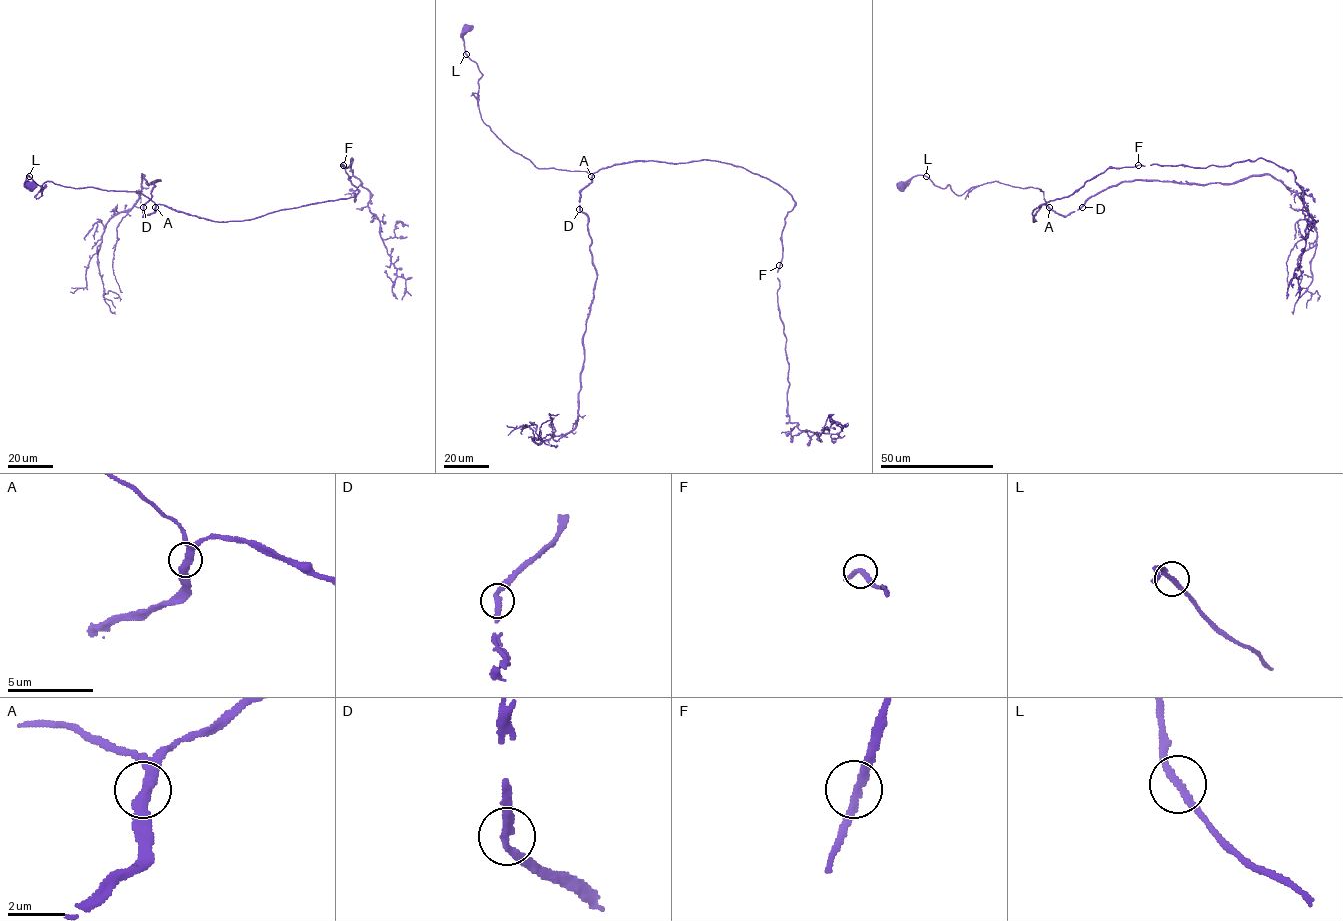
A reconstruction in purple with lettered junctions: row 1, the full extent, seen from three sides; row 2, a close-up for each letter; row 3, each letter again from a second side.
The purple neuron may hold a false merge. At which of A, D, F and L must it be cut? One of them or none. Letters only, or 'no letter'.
no letter

